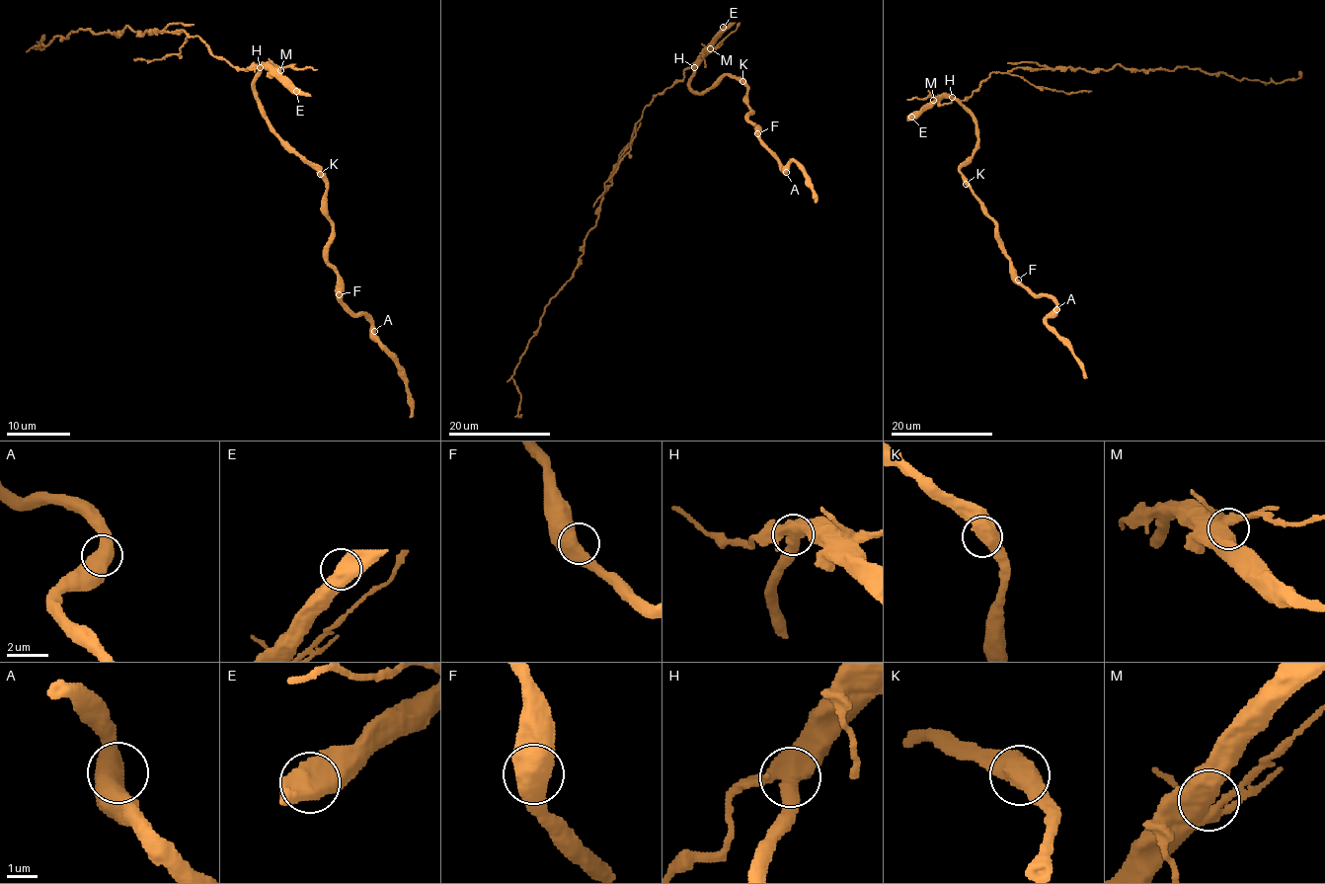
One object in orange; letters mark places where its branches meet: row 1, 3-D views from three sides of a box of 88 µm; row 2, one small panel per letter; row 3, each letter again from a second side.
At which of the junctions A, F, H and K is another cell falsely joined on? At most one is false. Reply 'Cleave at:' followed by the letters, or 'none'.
Cleave at: H

